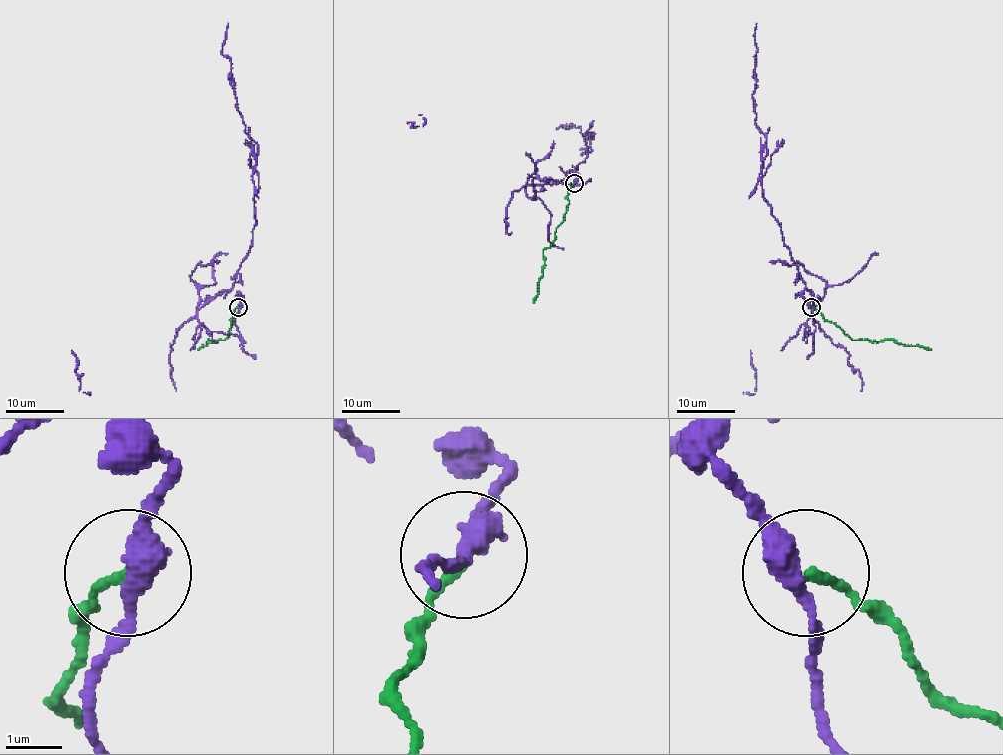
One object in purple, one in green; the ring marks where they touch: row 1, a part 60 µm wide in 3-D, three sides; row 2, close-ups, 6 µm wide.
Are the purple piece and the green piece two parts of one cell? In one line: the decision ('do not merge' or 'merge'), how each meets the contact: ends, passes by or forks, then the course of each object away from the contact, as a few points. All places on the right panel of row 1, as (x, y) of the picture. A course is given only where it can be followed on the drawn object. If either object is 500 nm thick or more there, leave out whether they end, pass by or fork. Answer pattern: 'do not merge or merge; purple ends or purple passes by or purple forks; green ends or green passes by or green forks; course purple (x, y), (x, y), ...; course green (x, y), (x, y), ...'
do not merge; purple passes by; green ends; course purple (811, 307), (812, 336), (808, 331), (812, 296), (762, 189), (766, 137), (754, 121), (752, 95), (756, 23); course green (811, 307), (853, 340), (895, 340), (931, 350)

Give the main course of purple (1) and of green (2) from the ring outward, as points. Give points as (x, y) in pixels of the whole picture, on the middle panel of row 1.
1: (573, 182), (533, 182), (568, 177), (588, 155), (594, 133), (586, 138), (570, 123), (557, 127), (563, 127)
2: (573, 182), (568, 195), (568, 210), (553, 243), (543, 250), (543, 277), (533, 303)

